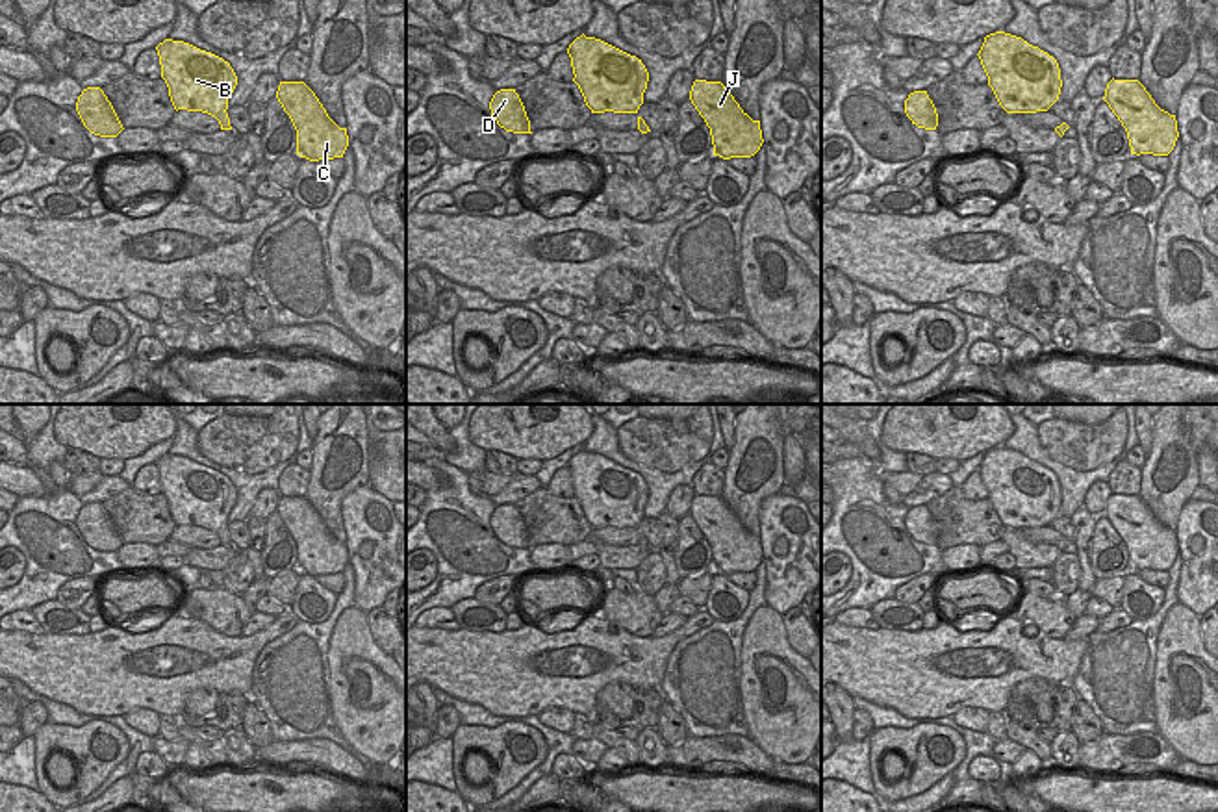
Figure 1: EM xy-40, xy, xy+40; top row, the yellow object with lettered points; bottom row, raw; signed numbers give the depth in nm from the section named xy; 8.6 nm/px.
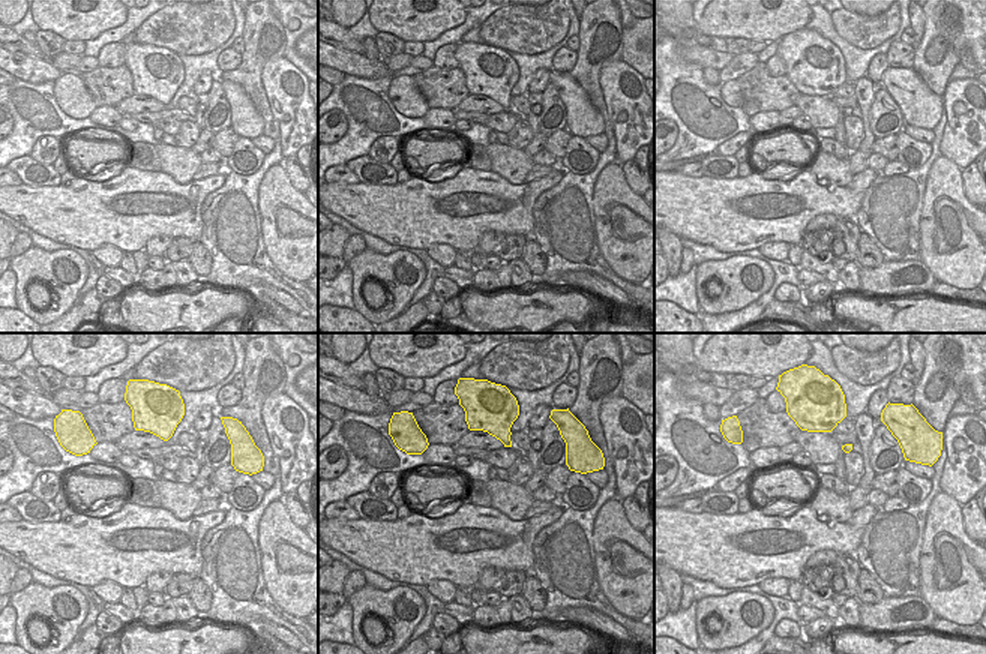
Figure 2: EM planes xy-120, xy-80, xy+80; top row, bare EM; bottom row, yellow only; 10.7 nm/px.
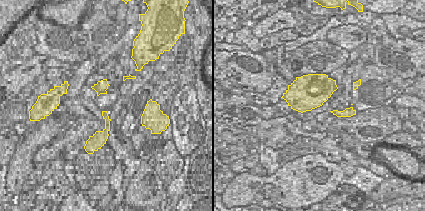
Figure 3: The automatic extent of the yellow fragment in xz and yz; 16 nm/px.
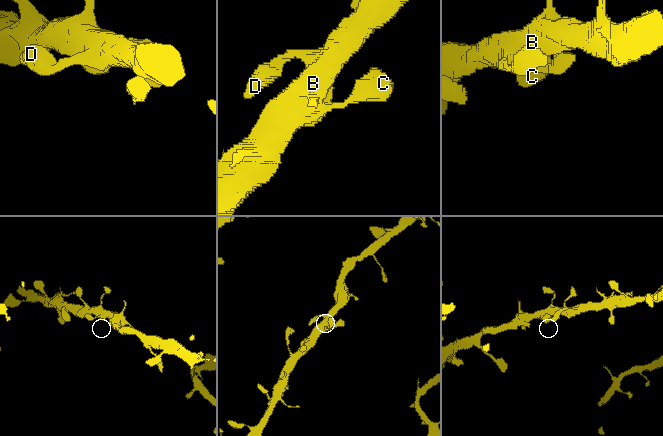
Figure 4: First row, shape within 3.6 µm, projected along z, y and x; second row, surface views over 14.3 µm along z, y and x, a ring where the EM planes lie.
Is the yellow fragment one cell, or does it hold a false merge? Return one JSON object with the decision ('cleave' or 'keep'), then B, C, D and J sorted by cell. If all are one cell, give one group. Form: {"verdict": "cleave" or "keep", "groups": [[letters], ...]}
{"verdict": "keep", "groups": [["B", "C", "D", "J"]]}

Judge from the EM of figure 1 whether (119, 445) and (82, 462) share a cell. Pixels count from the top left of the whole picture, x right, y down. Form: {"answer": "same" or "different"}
{"answer": "different"}

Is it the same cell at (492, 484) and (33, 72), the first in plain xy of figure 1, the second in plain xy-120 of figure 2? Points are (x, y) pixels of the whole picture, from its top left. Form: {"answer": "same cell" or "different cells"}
{"answer": "different cells"}

